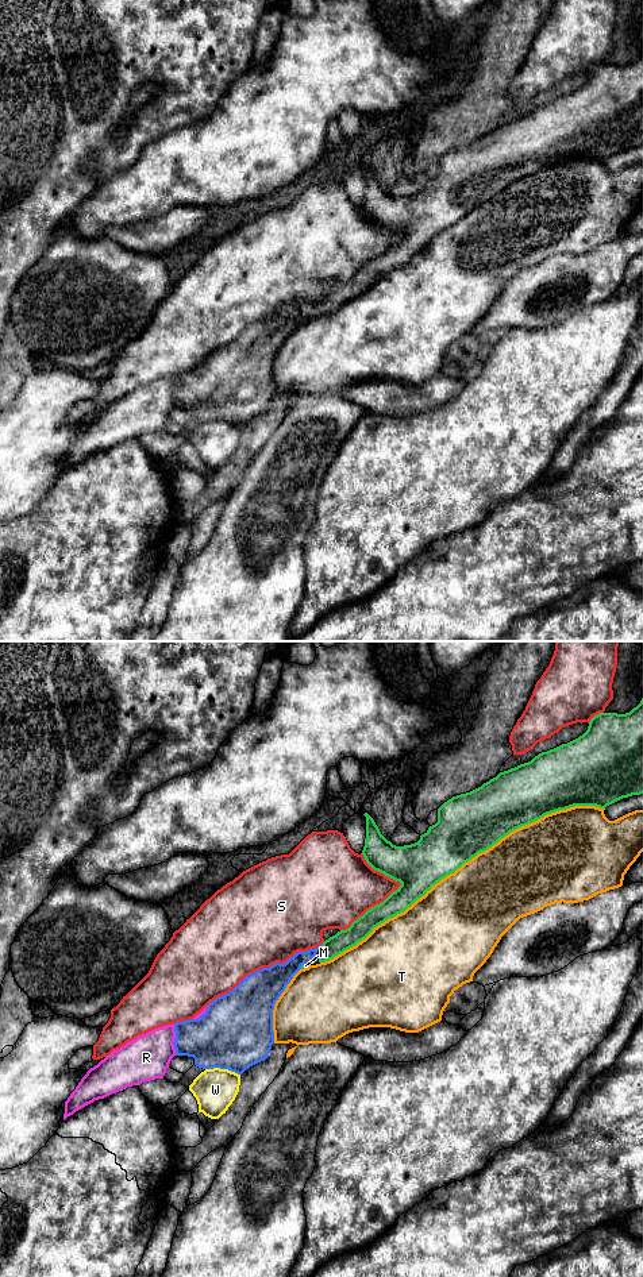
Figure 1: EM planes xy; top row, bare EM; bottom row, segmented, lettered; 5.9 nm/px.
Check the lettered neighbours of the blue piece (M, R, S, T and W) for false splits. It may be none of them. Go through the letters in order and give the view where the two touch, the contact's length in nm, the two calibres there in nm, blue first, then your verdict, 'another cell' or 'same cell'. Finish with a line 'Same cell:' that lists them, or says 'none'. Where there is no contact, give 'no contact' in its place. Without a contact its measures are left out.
M: xy | 50 nm | 100/120 nm | same cell
R: xy | 190 nm | 340/260 nm | another cell
S: xy | 750 nm | 280/480 nm | another cell
T: xy | 480 nm | 420/420 nm | another cell
W: xy | 220 nm | 440/260 nm | another cell
Same cell: M

